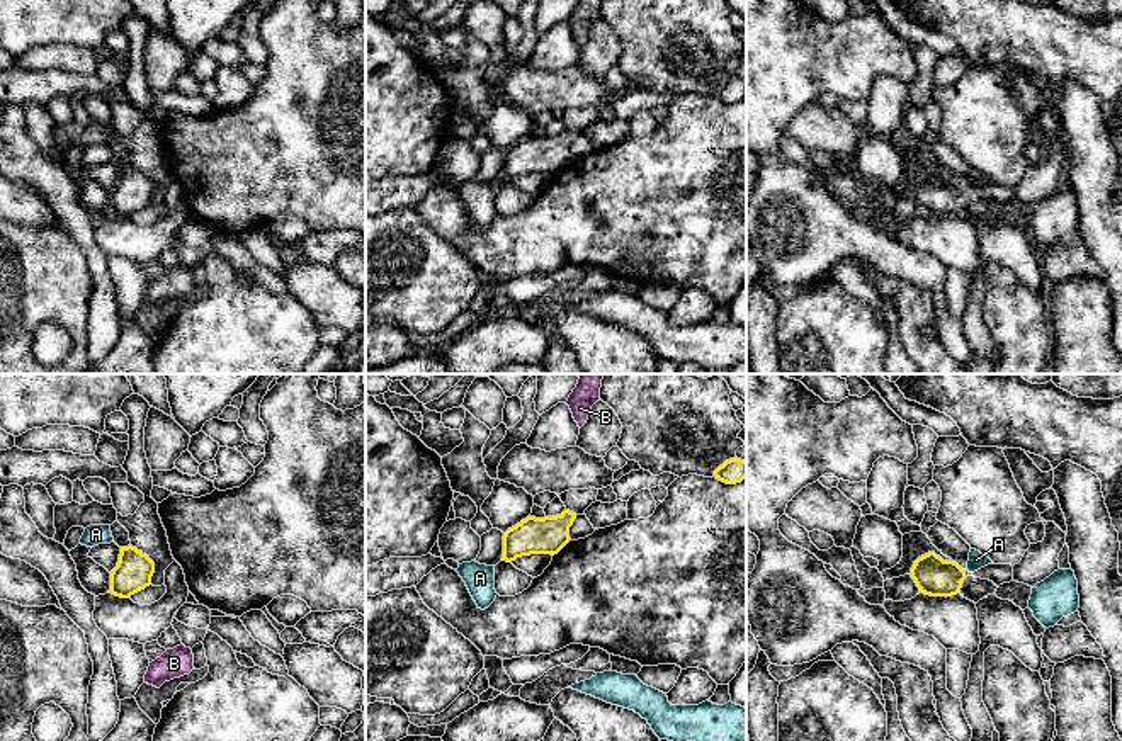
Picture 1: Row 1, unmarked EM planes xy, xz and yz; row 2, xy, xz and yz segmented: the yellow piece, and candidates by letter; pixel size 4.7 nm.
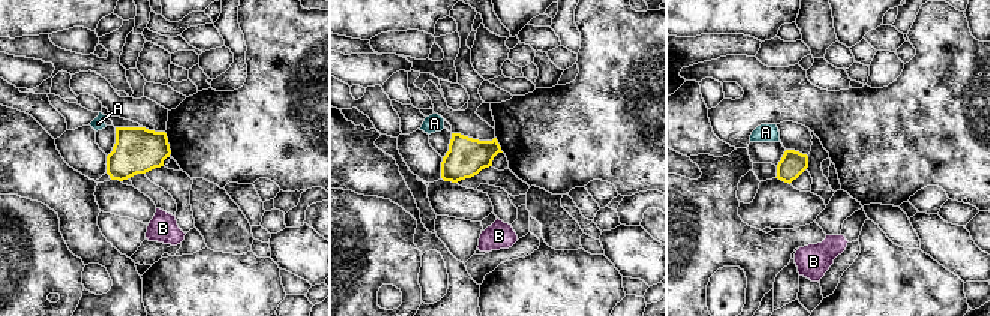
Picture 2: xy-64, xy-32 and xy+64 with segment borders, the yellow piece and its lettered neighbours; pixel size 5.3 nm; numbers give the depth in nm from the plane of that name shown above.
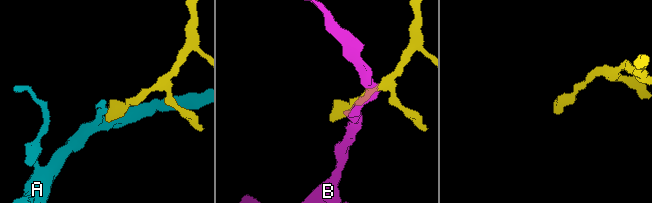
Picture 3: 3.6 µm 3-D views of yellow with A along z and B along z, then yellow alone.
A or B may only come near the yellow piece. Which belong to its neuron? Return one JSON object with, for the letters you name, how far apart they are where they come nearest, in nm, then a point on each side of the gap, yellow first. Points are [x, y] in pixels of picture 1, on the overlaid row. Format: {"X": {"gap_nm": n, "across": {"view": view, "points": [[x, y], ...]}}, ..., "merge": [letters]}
{"merge": []}

